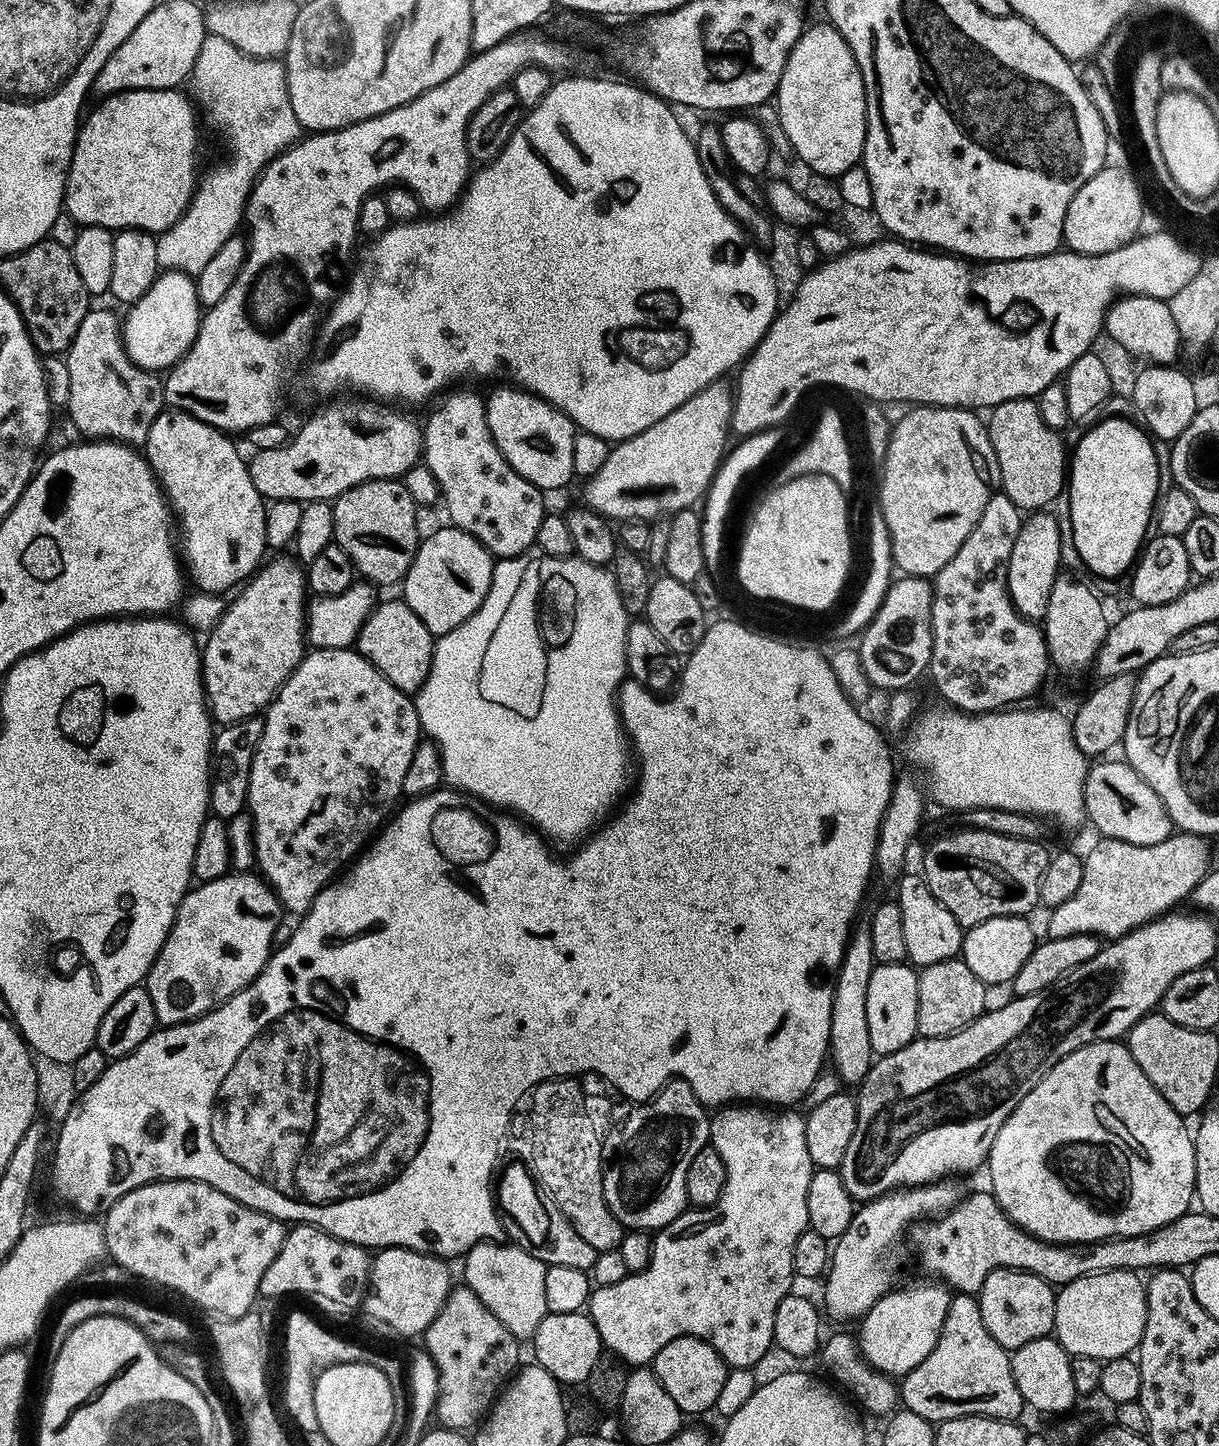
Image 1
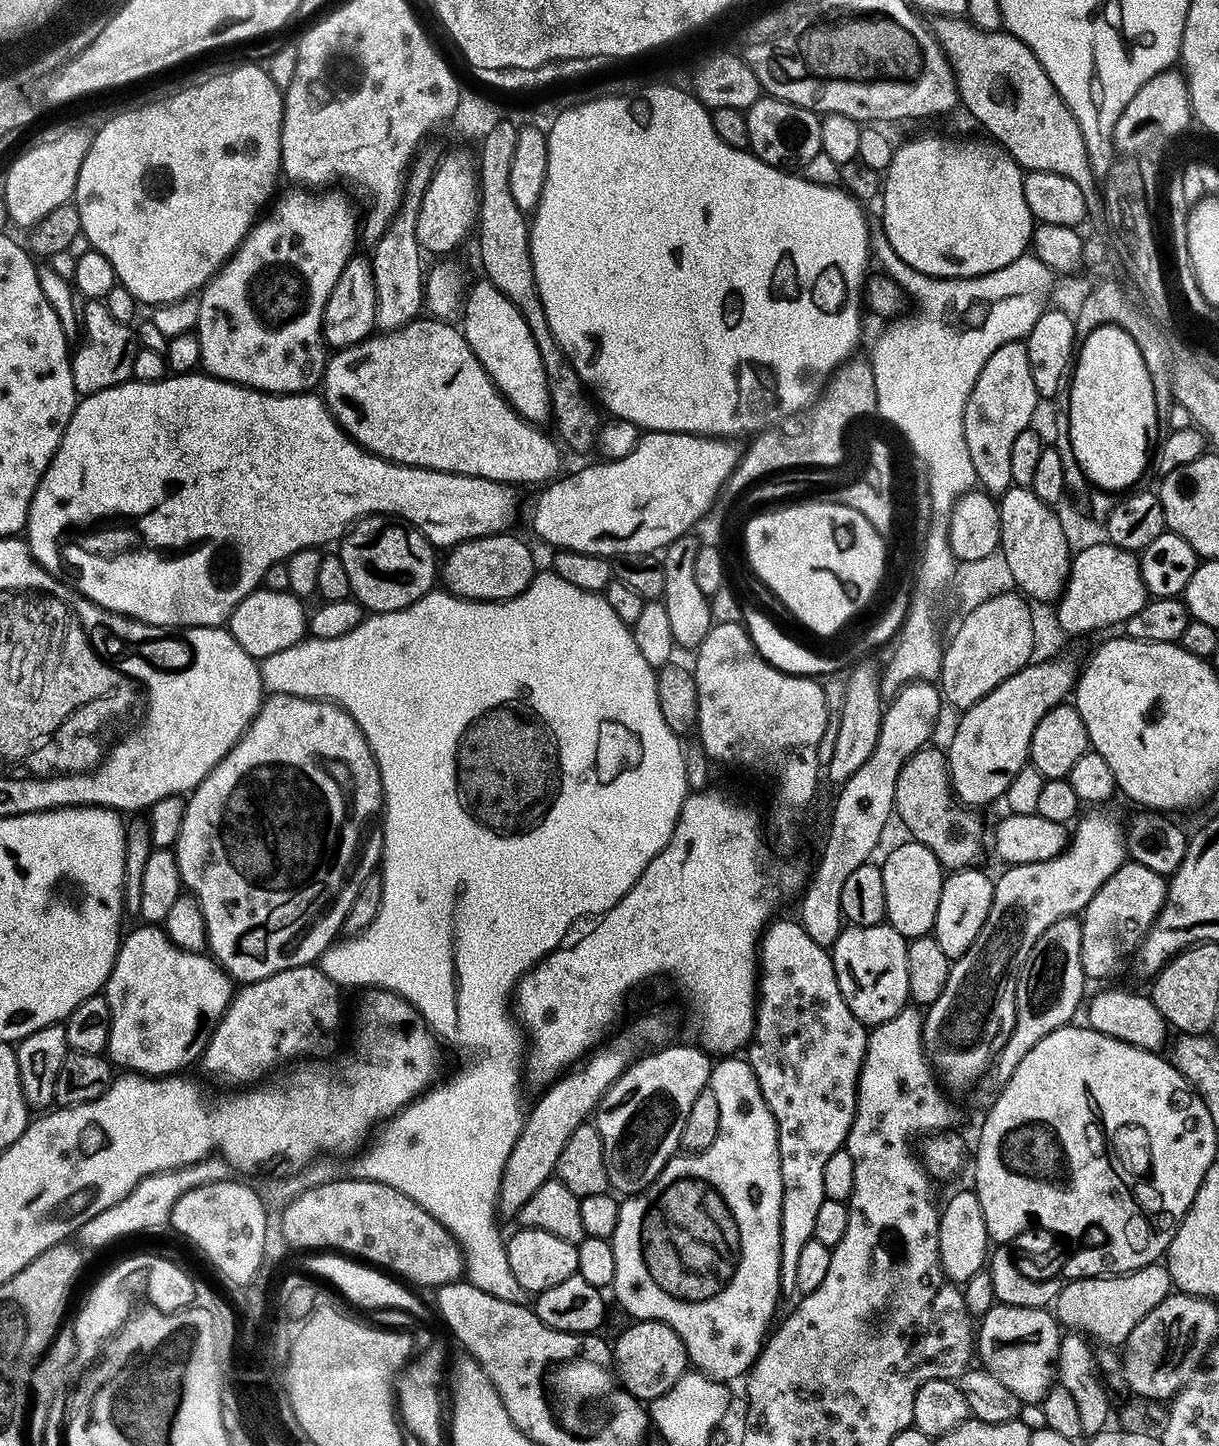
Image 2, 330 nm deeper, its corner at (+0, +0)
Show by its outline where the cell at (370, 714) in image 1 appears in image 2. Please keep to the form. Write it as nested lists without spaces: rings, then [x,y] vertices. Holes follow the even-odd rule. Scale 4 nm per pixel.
[[[269,695],[261,704],[252,725],[244,732],[244,737],[210,770],[208,777],[198,787],[193,788],[184,807],[182,830],[174,845],[180,883],[193,896],[201,908],[205,919],[207,951],[213,960],[241,985],[253,984],[278,970],[290,970],[290,966],[316,964],[322,953],[341,935],[344,919],[354,903],[362,882],[377,871],[381,861],[380,847],[384,841],[381,829],[368,820],[381,815],[384,806],[384,791],[380,781],[380,771],[374,754],[354,718],[345,708],[323,700],[308,700],[304,696]]]

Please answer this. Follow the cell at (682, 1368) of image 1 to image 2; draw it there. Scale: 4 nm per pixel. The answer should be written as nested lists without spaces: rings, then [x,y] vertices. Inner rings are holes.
[[[638,1320],[614,1340],[614,1368],[623,1387],[641,1402],[651,1402],[665,1396],[689,1371],[688,1351],[670,1326],[657,1320]]]

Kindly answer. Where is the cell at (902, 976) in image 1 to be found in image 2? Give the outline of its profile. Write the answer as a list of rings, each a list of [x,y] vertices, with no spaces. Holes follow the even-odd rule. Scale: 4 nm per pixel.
[[[887,922],[874,926],[848,926],[830,947],[832,965],[838,978],[838,990],[846,998],[846,1006],[865,1026],[875,1026],[894,1018],[909,1003],[908,983],[906,982],[906,950],[908,940]]]

